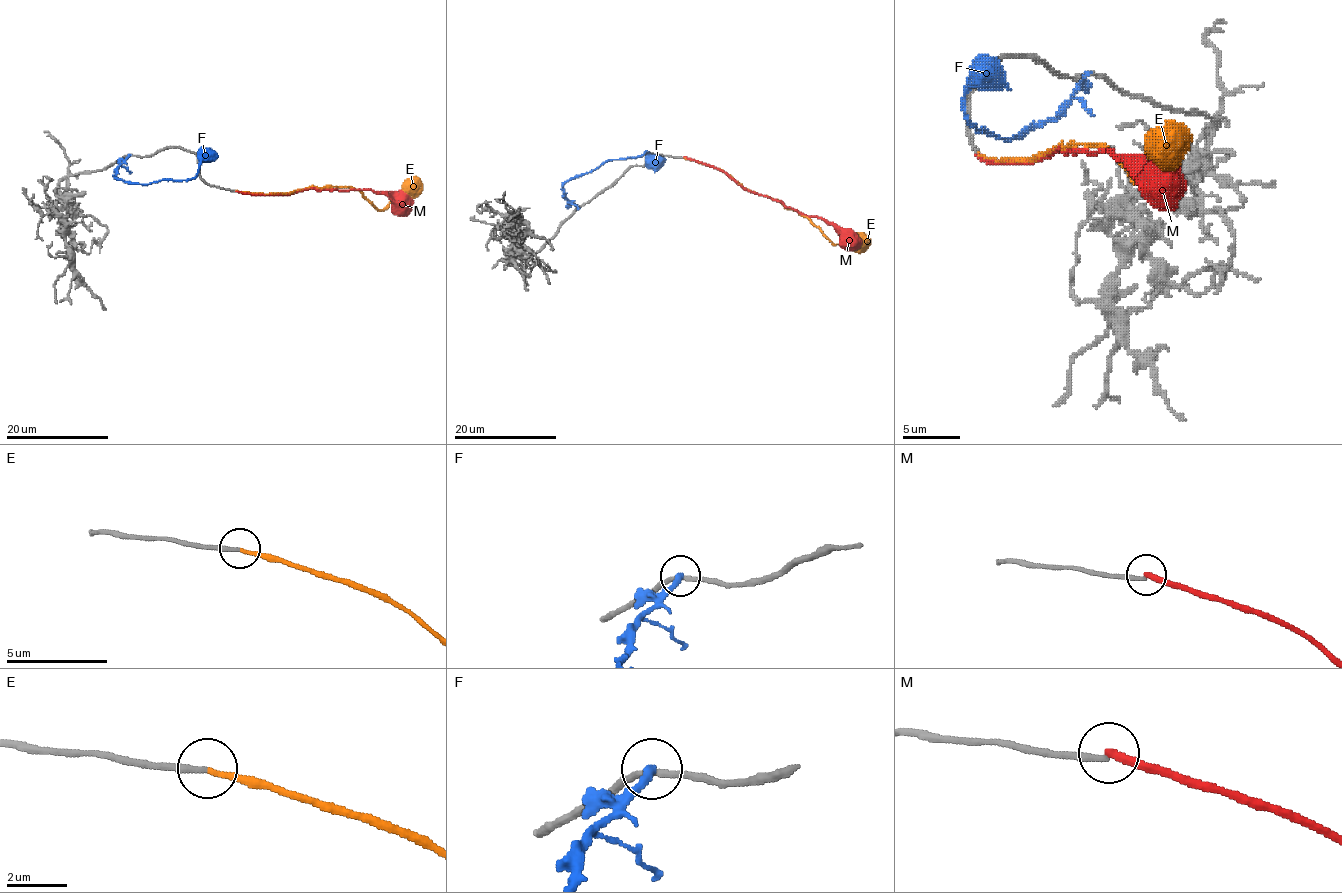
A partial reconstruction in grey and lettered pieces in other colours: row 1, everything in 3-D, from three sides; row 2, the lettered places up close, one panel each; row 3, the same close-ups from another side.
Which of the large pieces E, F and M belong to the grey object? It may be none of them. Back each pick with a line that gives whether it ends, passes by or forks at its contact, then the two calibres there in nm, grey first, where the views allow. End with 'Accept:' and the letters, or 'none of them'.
E: it ends | 220/170 nm
Accept: E

